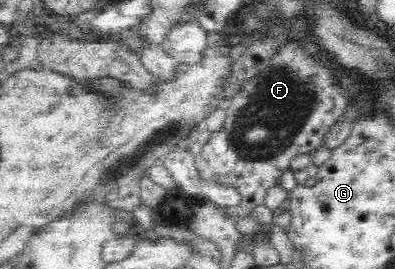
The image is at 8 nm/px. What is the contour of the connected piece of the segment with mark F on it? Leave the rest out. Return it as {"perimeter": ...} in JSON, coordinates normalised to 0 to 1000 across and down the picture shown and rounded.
{"perimeter":[[[739,152],[729,156],[724,167],[706,178],[699,201],[684,219],[684,238],[643,290],[635,290],[625,309],[613,316],[613,327],[590,353],[580,379],[570,394],[575,428],[570,428],[570,450],[562,465],[562,476],[554,487],[534,494],[529,532],[514,535],[506,565],[491,580],[489,610],[494,610],[494,632],[499,632],[499,662],[519,684],[549,684],[552,691],[565,691],[570,703],[587,699],[600,714],[600,751],[592,758],[554,758],[544,751],[539,770],[549,770],[549,784],[559,796],[559,810],[577,814],[575,829],[595,836],[592,851],[603,859],[605,870],[620,866],[623,877],[630,877],[646,810],[646,777],[668,762],[668,747],[678,710],[691,695],[701,691],[709,680],[714,651],[734,628],[732,606],[747,576],[759,569],[795,569],[805,550],[818,543],[818,524],[825,513],[825,502],[833,494],[833,483],[856,454],[856,446],[871,431],[884,398],[884,368],[873,364],[861,323],[848,316],[848,279],[833,271],[828,249],[818,242],[797,242],[808,234],[808,223],[792,219],[782,208],[777,182],[762,175],[757,164],[742,160]]]}

